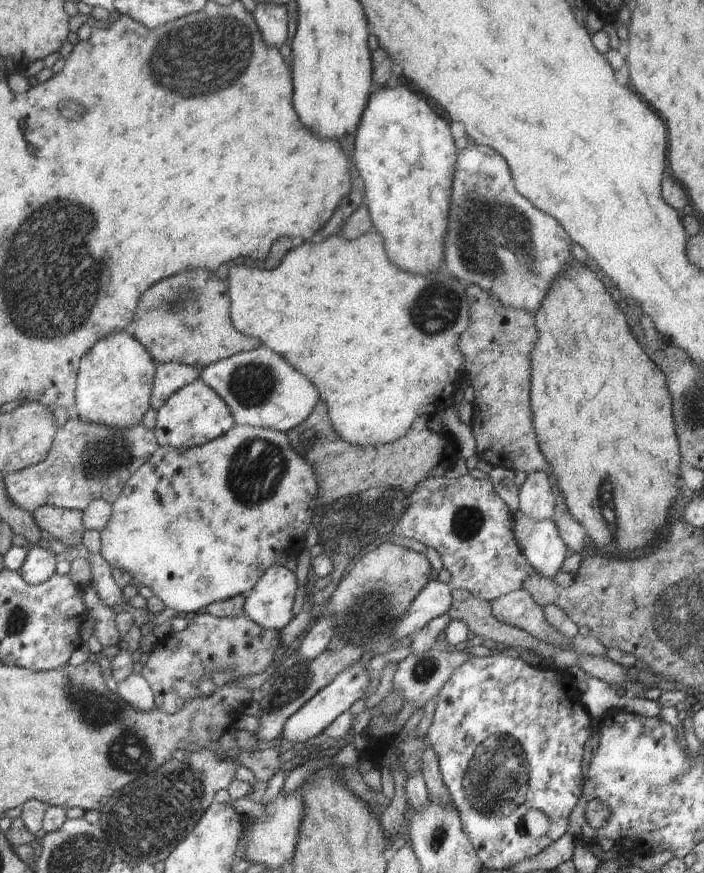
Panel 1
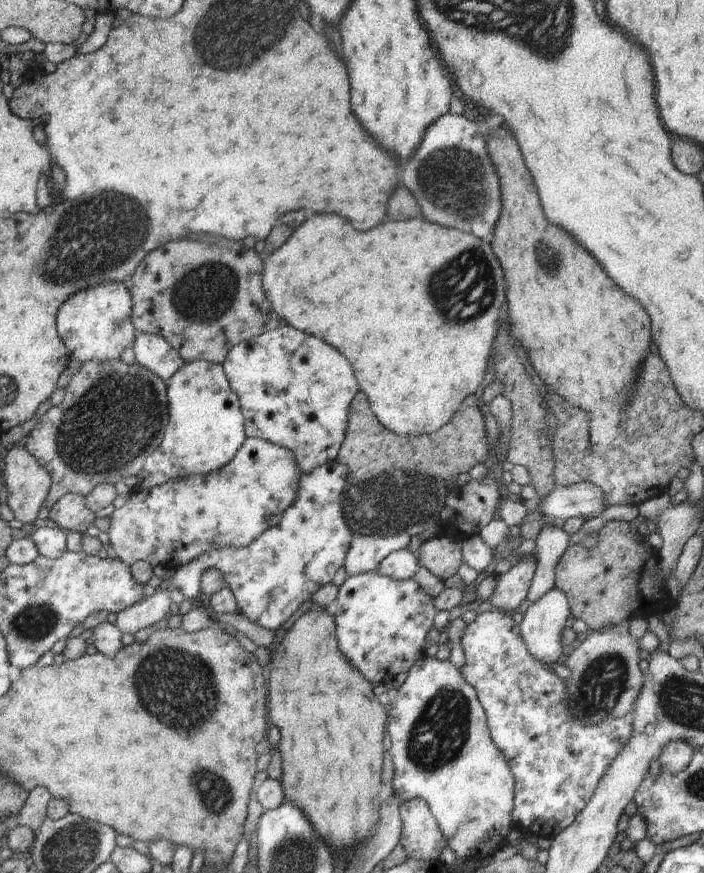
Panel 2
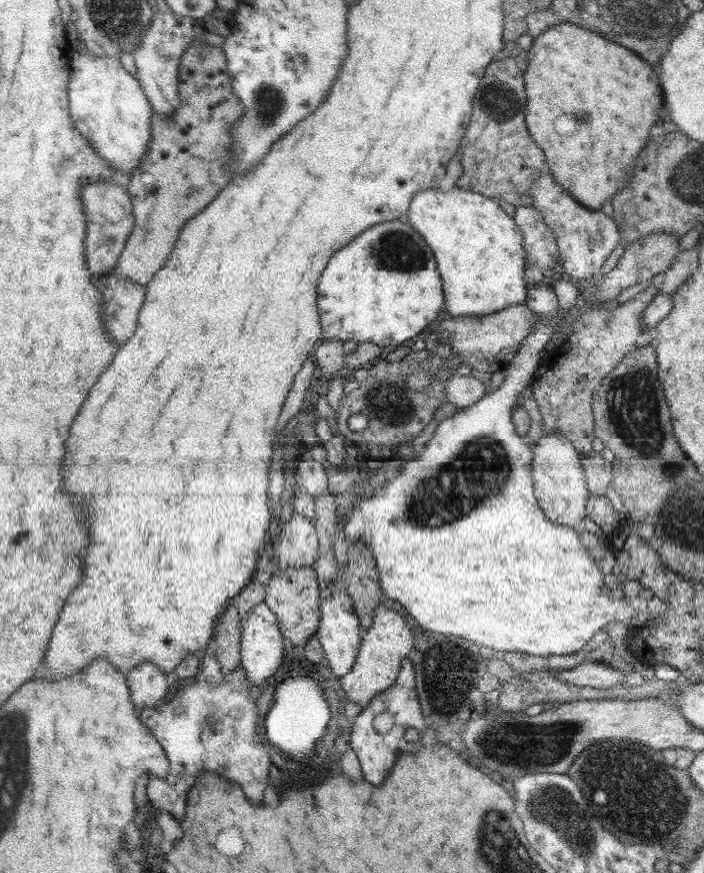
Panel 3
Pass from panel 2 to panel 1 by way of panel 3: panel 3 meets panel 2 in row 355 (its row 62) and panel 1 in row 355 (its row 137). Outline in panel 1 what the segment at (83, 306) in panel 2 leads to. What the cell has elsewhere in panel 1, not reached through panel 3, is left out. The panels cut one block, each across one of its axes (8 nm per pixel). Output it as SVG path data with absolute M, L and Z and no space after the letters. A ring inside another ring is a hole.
M120 330L98 340L83 359L75 377L77 417L108 428L134 428L150 408L157 363L130 331Z

